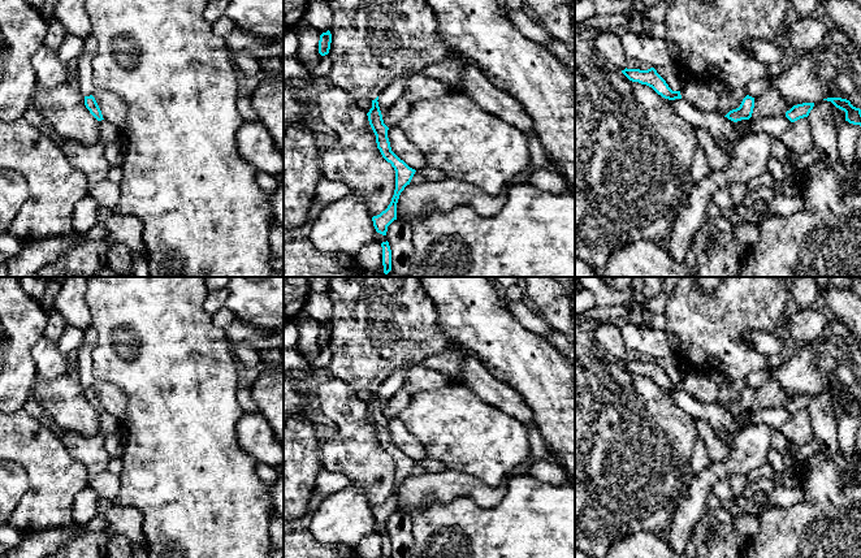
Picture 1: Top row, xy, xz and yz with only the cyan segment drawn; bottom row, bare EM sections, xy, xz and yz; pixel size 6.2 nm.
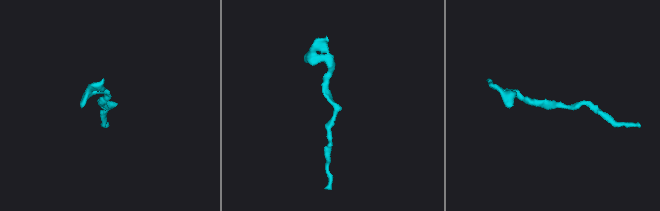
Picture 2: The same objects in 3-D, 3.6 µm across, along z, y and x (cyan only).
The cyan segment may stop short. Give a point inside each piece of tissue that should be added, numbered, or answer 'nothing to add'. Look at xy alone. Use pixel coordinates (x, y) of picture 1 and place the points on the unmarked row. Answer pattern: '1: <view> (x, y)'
nothing to add

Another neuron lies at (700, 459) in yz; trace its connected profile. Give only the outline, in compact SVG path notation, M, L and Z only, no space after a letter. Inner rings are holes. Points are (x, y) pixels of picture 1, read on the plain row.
M701 437L697 438L693 450L692 457L689 459L691 470L693 475L697 475L704 468L706 468L710 464L710 458L708 454L706 445Z

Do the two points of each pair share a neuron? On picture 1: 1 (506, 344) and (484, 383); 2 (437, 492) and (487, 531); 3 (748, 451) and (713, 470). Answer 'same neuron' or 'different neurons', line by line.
1: different neurons
2: different neurons
3: same neuron

